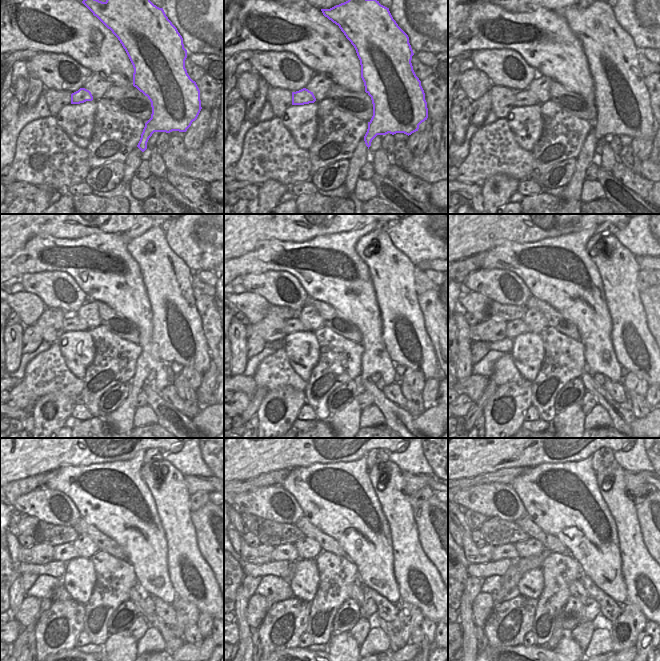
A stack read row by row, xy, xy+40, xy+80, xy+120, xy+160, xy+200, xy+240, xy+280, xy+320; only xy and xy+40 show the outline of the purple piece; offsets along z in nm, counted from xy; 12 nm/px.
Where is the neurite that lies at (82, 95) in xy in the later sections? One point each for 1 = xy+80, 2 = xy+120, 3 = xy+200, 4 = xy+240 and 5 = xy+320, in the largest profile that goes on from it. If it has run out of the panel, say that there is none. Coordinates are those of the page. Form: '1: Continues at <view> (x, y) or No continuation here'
1: Continues at xy+80 (525, 98)
2: Continues at xy+120 (73, 322)
3: Continues at xy+200 (516, 327)
4: Continues at xy+240 (65, 552)
5: Continues at xy+320 (506, 551).

